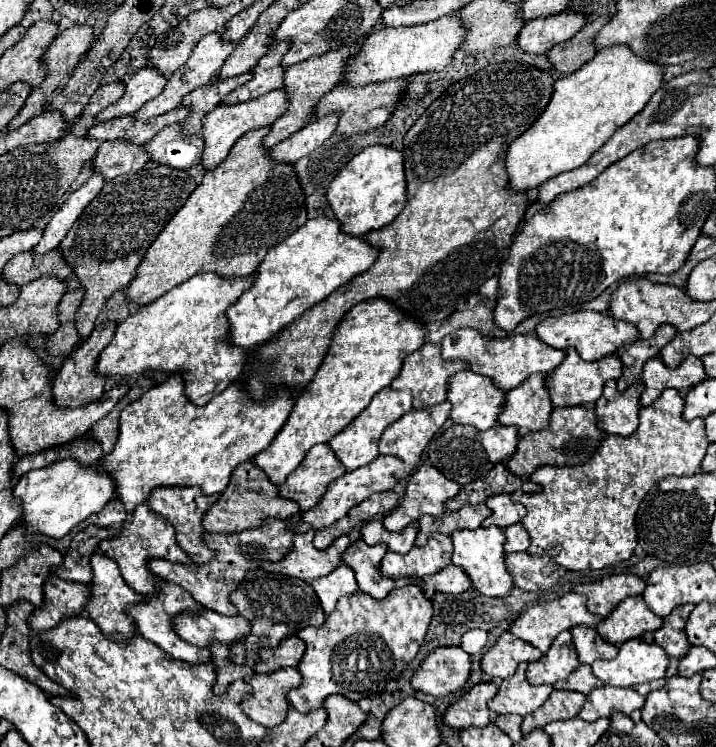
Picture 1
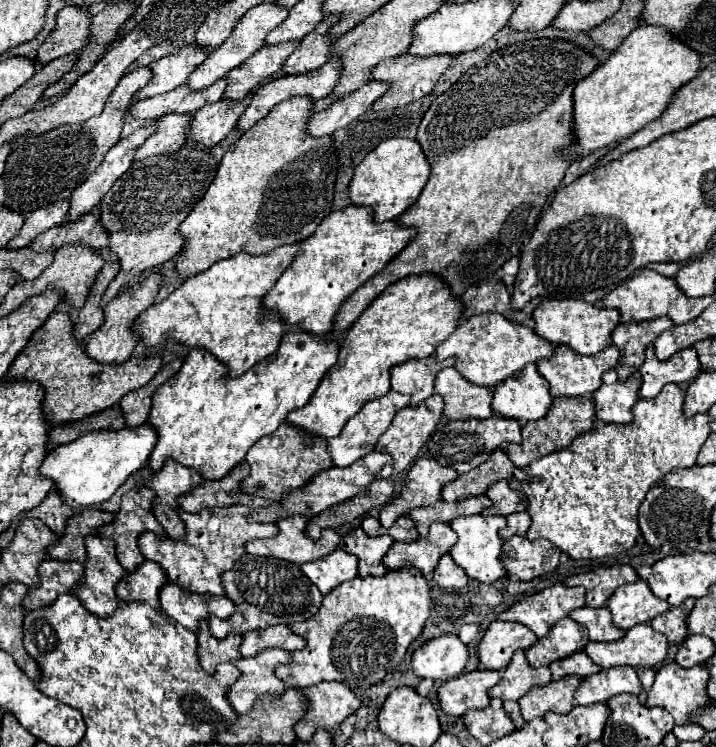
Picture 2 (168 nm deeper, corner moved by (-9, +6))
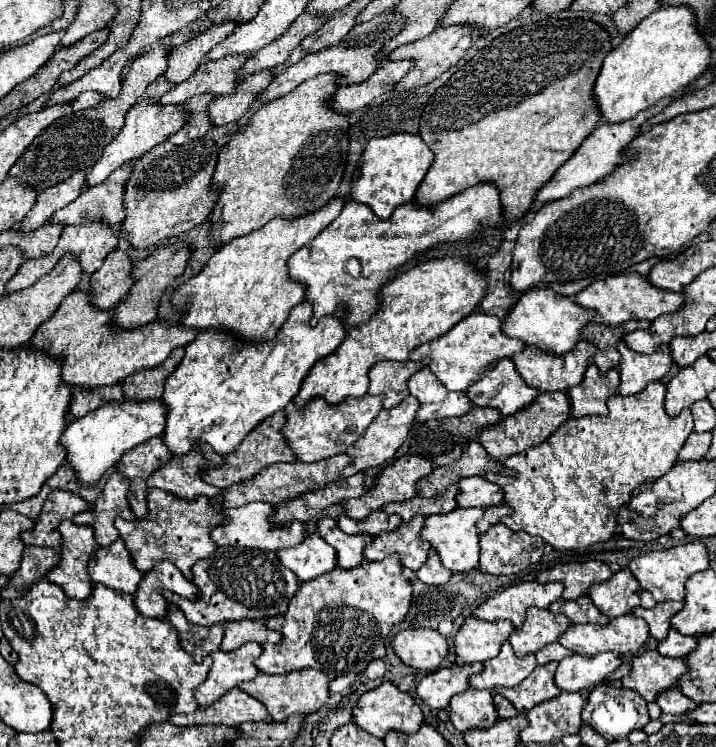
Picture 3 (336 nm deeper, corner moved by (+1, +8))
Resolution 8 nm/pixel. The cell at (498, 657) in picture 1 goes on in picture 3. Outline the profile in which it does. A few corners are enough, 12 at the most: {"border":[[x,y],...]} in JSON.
{"border":[[466,618],[454,636],[458,662],[498,656],[514,632],[506,620]]}

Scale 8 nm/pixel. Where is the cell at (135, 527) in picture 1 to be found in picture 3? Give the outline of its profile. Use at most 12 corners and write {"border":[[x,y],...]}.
{"border":[[112,472],[98,502],[72,518],[94,528],[96,542],[118,538],[116,516],[134,520],[126,492],[128,478]]}

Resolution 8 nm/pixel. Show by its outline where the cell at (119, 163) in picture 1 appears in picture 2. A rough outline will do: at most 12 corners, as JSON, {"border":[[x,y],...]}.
{"border":[[182,114],[154,120],[134,160],[176,152],[186,142]]}

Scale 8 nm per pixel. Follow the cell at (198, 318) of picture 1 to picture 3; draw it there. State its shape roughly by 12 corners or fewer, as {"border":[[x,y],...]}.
{"border":[[342,208],[272,218],[176,288],[180,322],[274,338],[306,296],[288,258]]}

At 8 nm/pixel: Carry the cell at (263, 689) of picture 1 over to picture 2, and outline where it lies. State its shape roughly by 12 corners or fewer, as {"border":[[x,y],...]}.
{"border":[[268,648],[232,664],[242,670],[228,700],[238,714],[252,712],[264,694],[282,696],[276,678],[292,656]]}

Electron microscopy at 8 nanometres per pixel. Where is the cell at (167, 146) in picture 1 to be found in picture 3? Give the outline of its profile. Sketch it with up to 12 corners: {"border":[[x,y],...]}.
{"border":[[272,70],[246,76],[234,94],[210,104],[216,126],[240,120],[274,80]]}

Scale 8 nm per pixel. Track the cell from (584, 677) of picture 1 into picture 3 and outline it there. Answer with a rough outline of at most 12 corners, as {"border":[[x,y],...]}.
{"border":[[558,642],[544,646],[536,654],[538,664],[552,660],[562,660],[572,656],[572,650],[566,650]]}

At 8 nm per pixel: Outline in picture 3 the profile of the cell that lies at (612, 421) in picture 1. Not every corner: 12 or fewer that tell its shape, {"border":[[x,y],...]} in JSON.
{"border":[[590,364],[584,380],[568,390],[570,416],[608,414],[620,374],[600,374]]}

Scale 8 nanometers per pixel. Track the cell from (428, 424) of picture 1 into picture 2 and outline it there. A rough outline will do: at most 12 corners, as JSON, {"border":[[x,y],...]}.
{"border":[[434,394],[402,408],[376,450],[394,458],[382,478],[408,470],[444,416]]}

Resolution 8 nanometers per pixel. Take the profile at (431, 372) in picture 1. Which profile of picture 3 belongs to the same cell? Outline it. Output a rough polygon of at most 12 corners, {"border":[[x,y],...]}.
{"border":[[378,362],[368,394],[394,408],[408,396],[408,378],[426,362]]}

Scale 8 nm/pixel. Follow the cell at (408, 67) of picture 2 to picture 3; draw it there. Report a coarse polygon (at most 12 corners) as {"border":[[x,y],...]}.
{"border":[[446,26],[396,48],[416,66],[392,90],[426,86],[466,54],[482,32]]}

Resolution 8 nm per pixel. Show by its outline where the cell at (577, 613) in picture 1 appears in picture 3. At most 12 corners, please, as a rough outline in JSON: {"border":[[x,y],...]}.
{"border":[[520,582],[482,602],[474,616],[516,628],[530,606],[562,598],[560,582]]}

